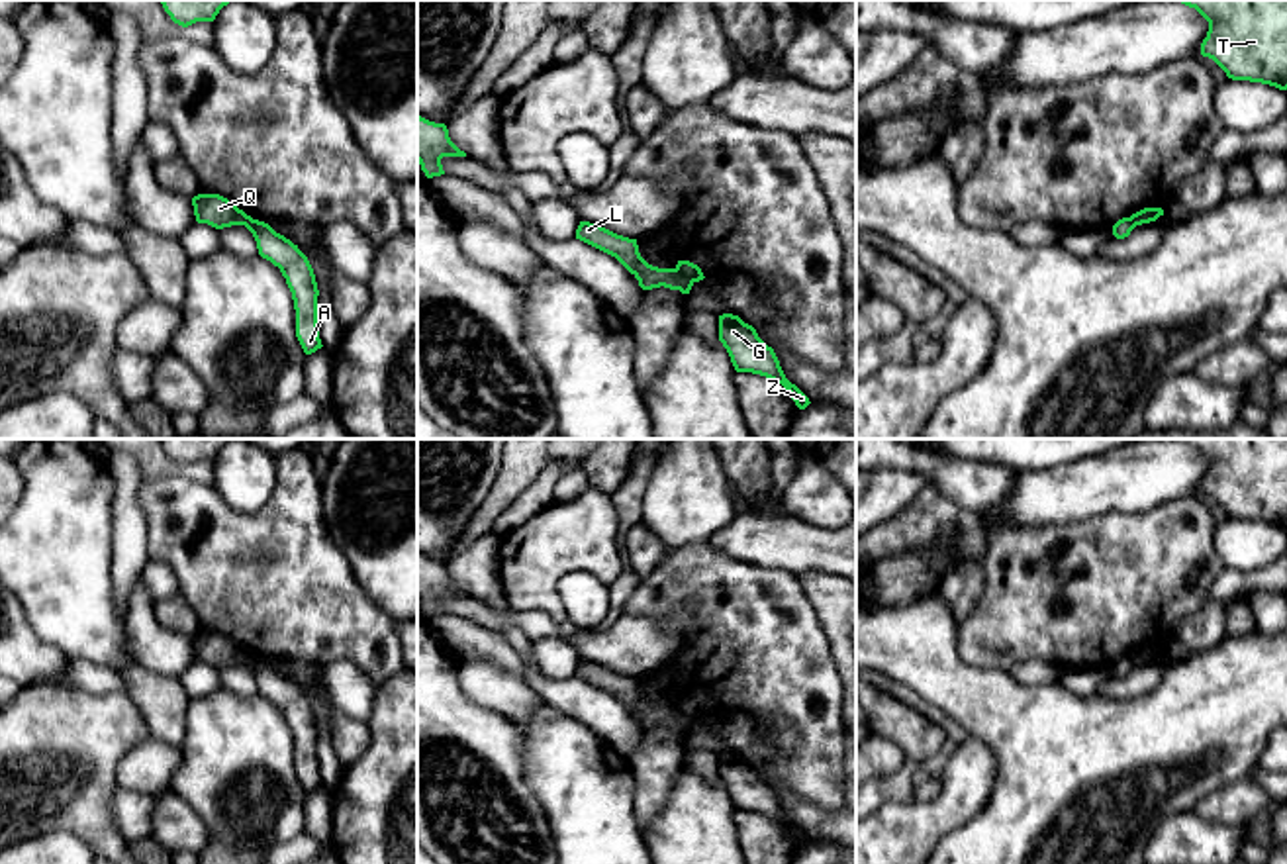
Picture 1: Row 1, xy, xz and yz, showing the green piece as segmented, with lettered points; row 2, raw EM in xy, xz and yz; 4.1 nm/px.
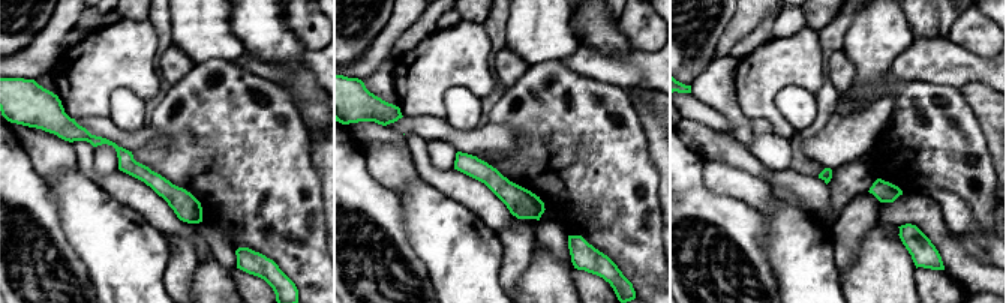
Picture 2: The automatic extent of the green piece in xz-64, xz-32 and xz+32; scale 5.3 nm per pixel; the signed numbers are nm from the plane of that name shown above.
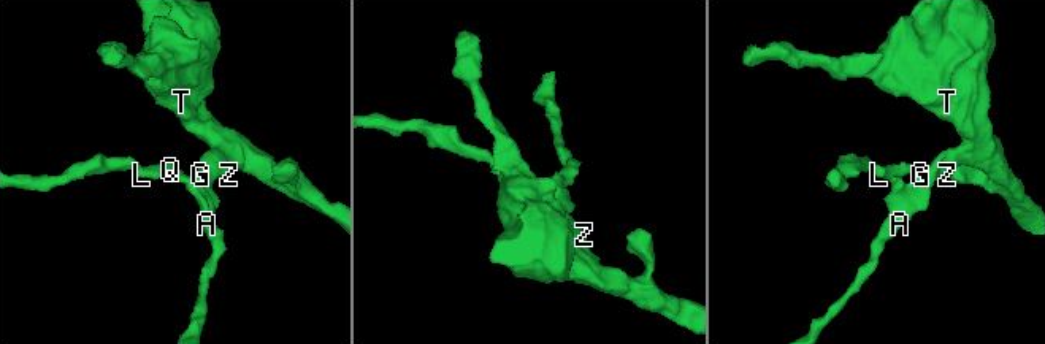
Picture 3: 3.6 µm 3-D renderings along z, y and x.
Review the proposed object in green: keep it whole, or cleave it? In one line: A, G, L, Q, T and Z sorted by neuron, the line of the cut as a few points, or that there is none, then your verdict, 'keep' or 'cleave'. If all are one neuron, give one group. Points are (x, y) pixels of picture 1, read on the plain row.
A G T Z / L Q | xz (674, 708), (692, 721) | cleave

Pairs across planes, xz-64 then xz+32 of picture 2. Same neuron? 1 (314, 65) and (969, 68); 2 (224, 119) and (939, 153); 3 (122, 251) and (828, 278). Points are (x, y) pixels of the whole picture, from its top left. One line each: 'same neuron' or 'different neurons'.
1: same neuron
2: same neuron
3: same neuron

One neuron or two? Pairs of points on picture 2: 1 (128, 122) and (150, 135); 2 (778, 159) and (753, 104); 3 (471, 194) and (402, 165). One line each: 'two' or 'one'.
1: two
2: two
3: two

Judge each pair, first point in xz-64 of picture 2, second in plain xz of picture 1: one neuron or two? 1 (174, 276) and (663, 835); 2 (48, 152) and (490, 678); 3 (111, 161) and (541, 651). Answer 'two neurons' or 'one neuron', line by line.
1: two neurons
2: one neuron
3: one neuron

